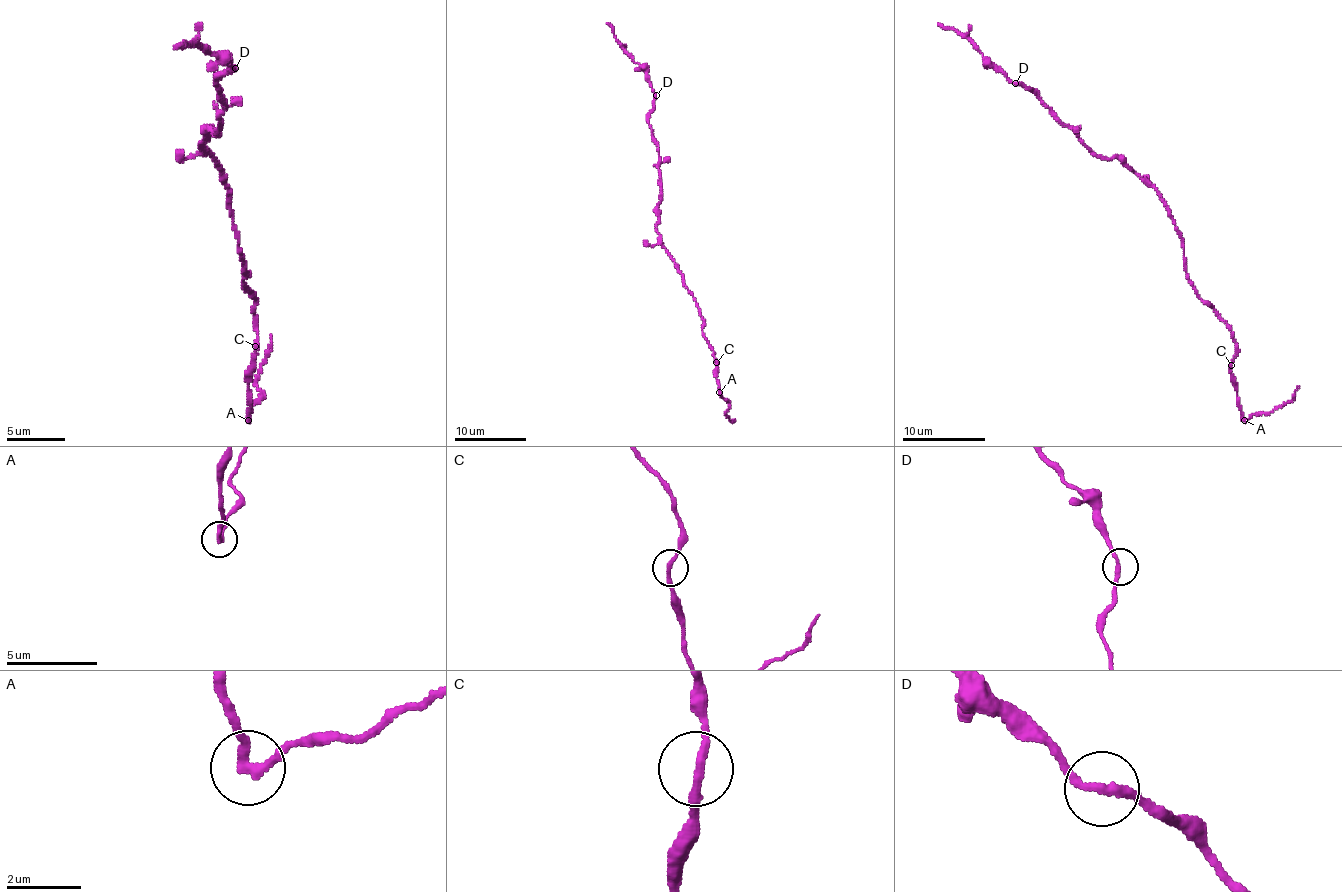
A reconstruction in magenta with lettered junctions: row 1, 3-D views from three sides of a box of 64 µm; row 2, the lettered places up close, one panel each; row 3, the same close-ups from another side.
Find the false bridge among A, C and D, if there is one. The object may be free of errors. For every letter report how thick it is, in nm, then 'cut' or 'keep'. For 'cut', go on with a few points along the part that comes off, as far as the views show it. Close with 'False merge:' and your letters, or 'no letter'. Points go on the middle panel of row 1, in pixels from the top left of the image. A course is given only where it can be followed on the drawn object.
A: 220 nm | cut | (719, 392), (727, 401), (726, 417), (734, 421)
C: 220 nm | keep
D: 220 nm | keep
False merge: A

